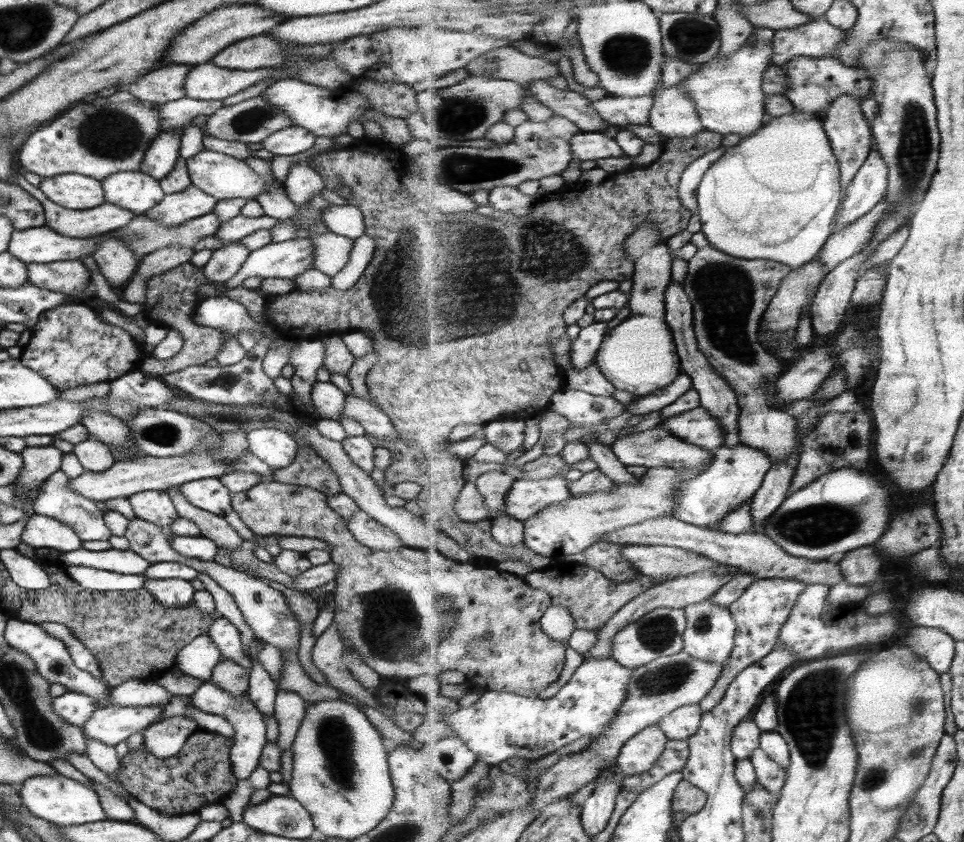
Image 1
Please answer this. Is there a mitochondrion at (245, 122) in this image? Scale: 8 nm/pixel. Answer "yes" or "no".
yes

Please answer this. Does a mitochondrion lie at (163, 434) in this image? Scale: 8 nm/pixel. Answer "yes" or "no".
yes

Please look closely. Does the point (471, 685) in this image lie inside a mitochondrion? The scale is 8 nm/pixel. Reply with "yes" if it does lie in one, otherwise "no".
no

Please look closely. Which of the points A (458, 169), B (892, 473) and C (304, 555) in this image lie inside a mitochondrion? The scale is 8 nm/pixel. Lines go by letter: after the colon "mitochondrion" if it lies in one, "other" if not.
A: mitochondrion
B: other
C: other

